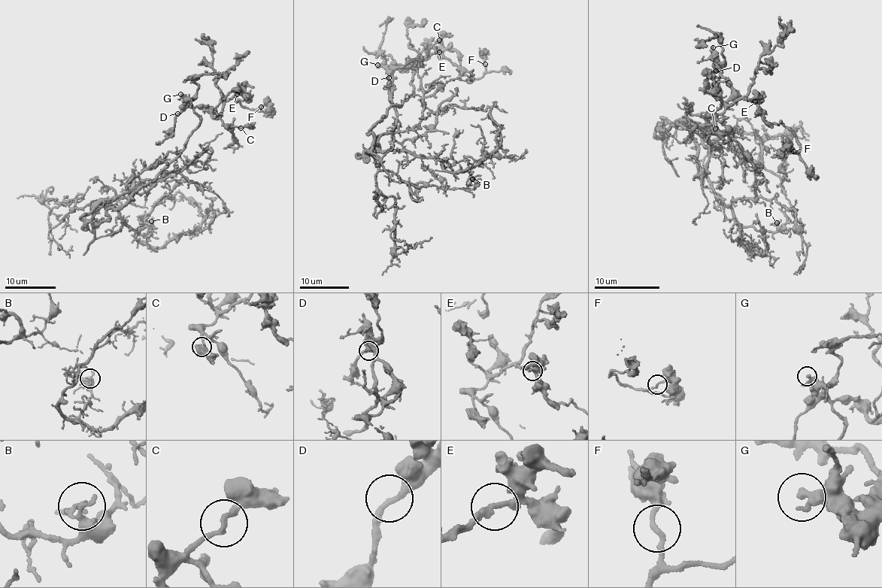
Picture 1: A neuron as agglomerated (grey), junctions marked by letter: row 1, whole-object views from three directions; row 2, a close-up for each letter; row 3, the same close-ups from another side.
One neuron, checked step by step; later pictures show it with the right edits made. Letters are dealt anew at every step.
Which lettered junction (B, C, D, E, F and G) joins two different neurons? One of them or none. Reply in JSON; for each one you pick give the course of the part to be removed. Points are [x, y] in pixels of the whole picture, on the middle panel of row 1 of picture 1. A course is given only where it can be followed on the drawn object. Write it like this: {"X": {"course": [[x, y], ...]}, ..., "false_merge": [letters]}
{"B": {"course": [[472, 179], [443, 161], [425, 169], [399, 162], [386, 176], [375, 166], [384, 162], [401, 166], [415, 158]]}, "false_merge": ["B"]}

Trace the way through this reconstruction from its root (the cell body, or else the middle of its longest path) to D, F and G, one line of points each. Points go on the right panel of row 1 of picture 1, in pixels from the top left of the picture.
D: (662, 129), (677, 125), (690, 130), (714, 121), (714, 111), (722, 102), (719, 71), (716, 71)
F: (662, 129), (714, 121), (722, 77), (732, 88), (728, 104), (759, 105), (763, 118), (792, 132), (793, 151)
G: (662, 129), (677, 125), (690, 130), (714, 121), (714, 111), (722, 102), (720, 71), (713, 47)

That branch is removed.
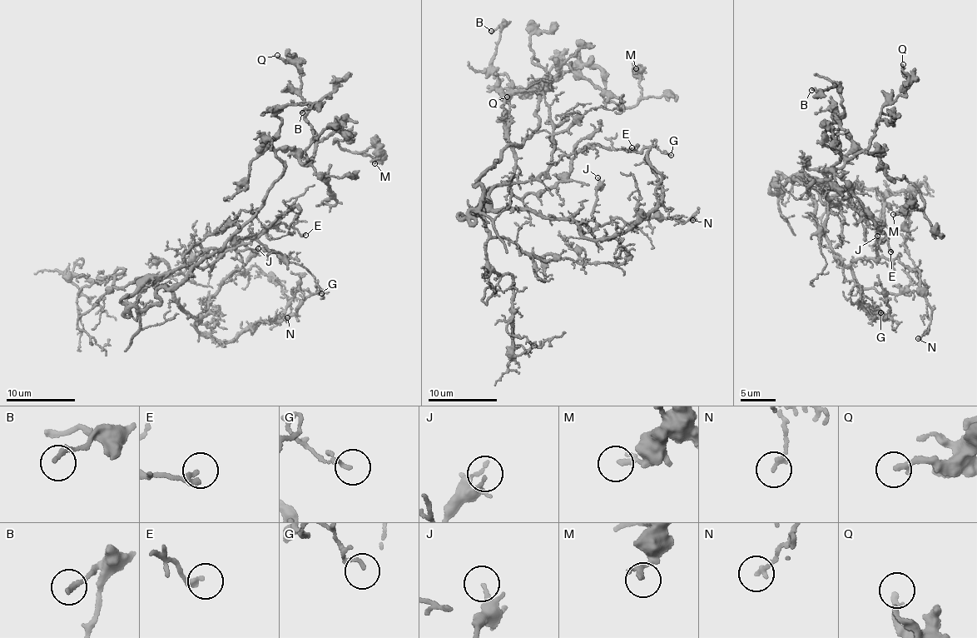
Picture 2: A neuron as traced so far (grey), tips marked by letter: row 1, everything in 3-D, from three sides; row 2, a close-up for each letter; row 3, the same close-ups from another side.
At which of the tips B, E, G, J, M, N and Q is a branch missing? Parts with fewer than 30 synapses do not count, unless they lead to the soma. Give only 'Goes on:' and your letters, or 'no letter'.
Goes on: no letter

